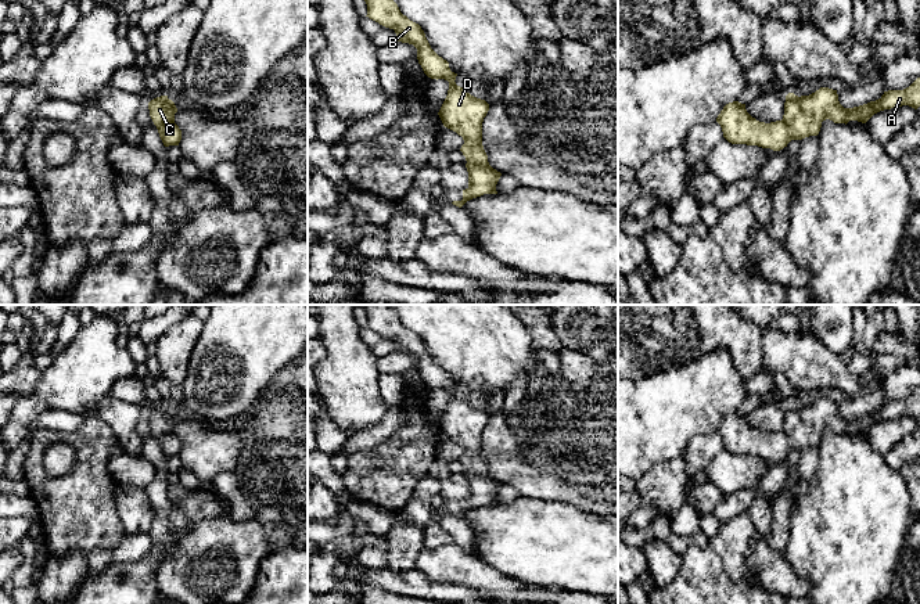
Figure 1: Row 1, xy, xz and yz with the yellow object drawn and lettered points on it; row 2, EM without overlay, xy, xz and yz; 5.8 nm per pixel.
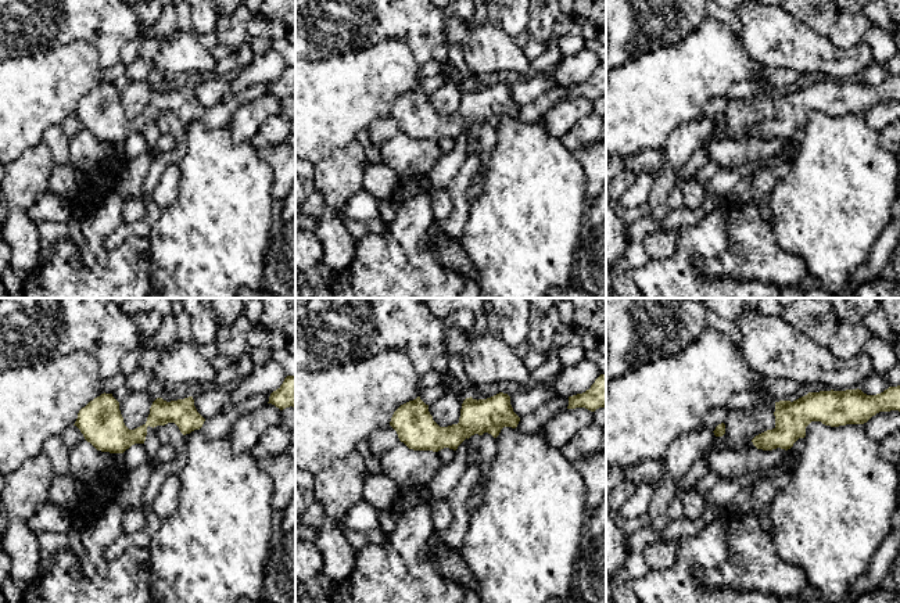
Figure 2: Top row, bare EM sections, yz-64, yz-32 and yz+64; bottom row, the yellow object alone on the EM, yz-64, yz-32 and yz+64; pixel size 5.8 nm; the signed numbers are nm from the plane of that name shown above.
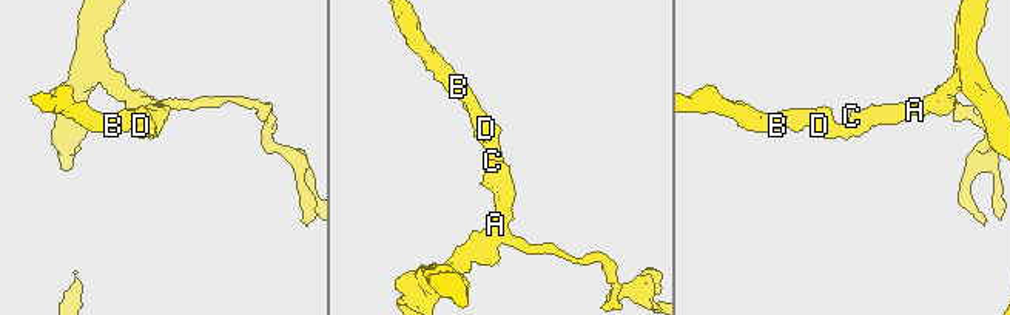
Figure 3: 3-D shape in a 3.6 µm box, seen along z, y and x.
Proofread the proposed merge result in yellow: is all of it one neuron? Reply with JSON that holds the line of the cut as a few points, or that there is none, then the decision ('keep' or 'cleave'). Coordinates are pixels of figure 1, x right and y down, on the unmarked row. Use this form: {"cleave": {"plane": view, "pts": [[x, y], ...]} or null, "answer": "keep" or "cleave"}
{"cleave": null, "answer": "keep"}

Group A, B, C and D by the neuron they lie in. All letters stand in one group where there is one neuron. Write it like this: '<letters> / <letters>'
A B C D

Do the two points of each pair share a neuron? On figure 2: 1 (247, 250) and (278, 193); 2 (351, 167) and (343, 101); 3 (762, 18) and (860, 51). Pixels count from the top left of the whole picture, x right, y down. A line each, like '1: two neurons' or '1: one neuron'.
1: two neurons
2: two neurons
3: one neuron

